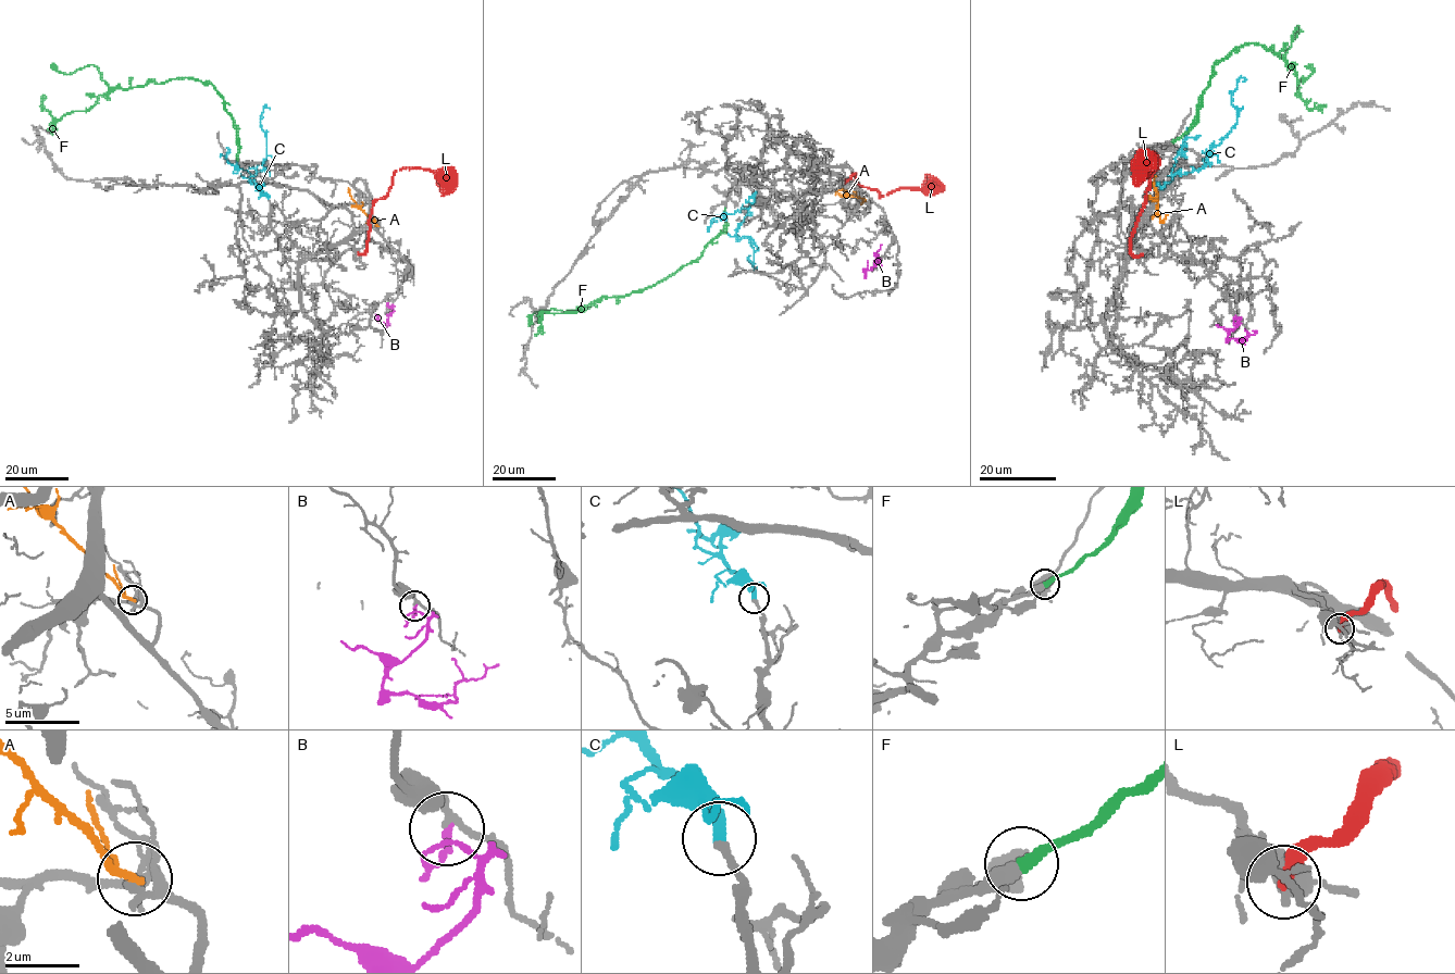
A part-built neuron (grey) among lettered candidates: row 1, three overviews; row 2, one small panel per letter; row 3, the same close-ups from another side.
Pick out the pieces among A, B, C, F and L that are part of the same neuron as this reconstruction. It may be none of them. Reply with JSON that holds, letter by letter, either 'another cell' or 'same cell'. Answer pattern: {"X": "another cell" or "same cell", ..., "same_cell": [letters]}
{"A": "another cell", "B": "same cell", "C": "same cell", "F": "same cell", "L": "another cell", "same_cell": ["B", "C", "F"]}

